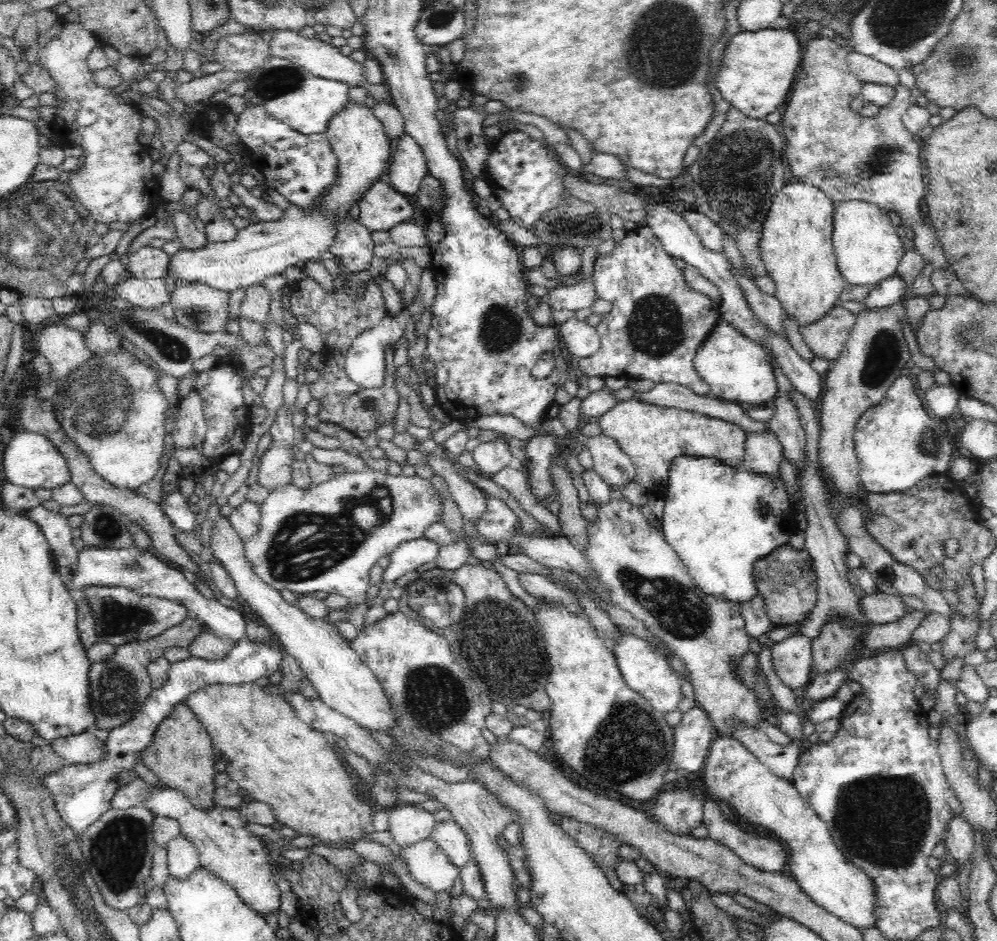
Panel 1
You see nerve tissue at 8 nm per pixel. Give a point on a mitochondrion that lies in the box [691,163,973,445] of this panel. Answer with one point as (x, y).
(885, 349)

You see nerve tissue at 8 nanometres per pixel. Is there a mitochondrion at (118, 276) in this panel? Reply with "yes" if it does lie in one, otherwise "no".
no

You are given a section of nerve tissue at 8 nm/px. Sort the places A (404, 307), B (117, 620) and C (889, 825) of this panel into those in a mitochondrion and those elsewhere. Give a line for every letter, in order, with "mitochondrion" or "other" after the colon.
A: other
B: mitochondrion
C: mitochondrion

